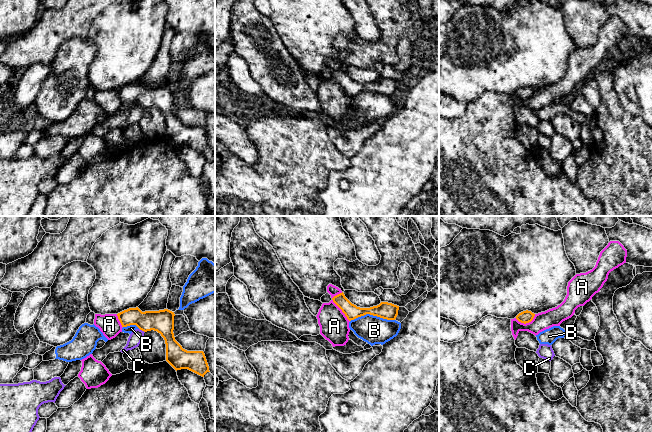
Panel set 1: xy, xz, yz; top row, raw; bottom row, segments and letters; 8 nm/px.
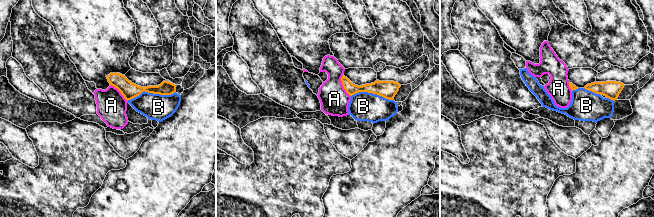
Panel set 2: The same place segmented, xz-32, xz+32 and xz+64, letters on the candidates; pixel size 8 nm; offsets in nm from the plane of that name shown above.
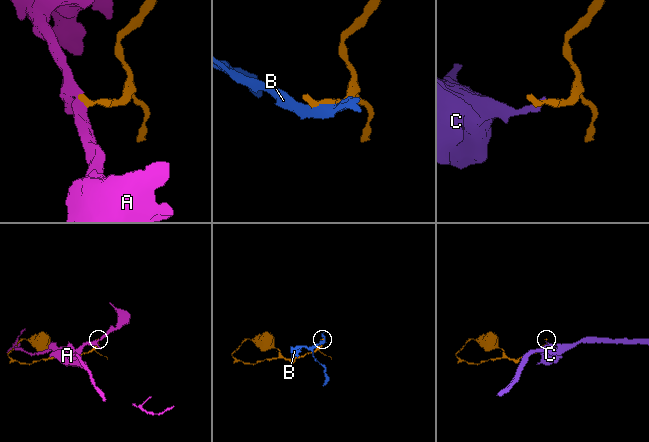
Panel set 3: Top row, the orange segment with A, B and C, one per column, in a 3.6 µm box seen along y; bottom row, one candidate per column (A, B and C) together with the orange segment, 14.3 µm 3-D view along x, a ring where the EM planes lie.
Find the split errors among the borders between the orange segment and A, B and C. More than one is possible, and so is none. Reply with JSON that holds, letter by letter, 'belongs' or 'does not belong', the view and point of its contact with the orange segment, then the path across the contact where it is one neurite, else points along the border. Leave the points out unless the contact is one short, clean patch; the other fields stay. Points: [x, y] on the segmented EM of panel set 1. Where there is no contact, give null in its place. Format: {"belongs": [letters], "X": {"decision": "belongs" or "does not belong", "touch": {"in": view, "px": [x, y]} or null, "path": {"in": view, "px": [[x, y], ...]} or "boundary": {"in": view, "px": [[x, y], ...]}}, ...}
{"belongs": [], "A": {"decision": "does not belong", "touch": {"in": "xz", "px": [337, 305]}, "boundary": {"in": "xz", "px": [[340, 292], [332, 298], [332, 301], [349, 321]]}}, "B": {"decision": "does not belong", "touch": {"in": "xz", "px": [372, 314]}, "boundary": {"in": "xz", "px": [[394, 319], [383, 319], [364, 314], [350, 321]]}}, "C": {"decision": "does not belong", "touch": {"in": "xy", "px": [142, 330]}, "boundary": {"in": "xy", "px": [[139, 328], [144, 332]]}}}

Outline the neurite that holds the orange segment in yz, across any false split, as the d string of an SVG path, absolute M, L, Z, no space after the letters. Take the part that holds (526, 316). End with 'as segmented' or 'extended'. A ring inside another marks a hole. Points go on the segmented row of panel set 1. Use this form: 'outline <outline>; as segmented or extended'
outline M526 310L526 311L523 311L523 312L519 313L516 316L516 319L521 323L526 324L526 323L531 322L533 320L534 316L535 316L534 313L532 313L531 311Z; as segmented

